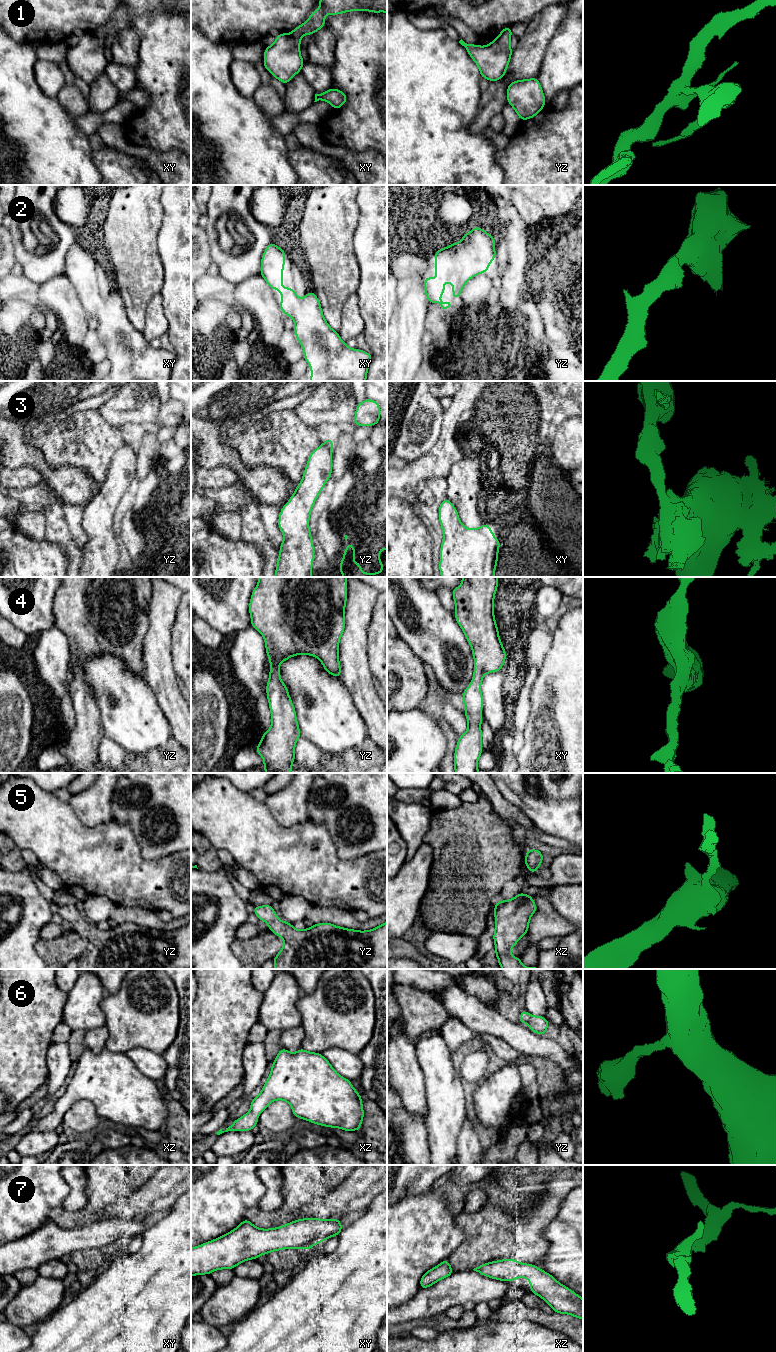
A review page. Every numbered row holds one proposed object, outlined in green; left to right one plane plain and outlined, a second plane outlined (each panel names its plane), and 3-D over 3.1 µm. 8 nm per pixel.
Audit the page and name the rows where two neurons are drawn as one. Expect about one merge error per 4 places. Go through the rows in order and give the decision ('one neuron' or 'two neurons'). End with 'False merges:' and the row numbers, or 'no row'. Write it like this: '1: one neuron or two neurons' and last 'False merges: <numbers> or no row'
1: one neuron
2: one neuron
3: one neuron
4: one neuron
5: one neuron
6: one neuron
7: one neuron
False merges: no row

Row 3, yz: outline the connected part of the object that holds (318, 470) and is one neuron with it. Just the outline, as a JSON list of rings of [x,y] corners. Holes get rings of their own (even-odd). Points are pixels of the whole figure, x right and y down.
[[[327,437],[325,443],[309,455],[302,481],[280,511],[278,526],[285,538],[280,544],[275,577],[312,577],[314,545],[309,530],[309,518],[319,493],[332,475],[332,448],[333,439]]]

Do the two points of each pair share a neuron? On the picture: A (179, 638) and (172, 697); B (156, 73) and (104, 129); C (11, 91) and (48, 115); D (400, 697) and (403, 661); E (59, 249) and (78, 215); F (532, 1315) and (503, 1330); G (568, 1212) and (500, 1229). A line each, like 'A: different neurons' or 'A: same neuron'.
A: different neurons
B: different neurons
C: same neuron
D: same neuron
E: different neurons
F: different neurons
G: different neurons

